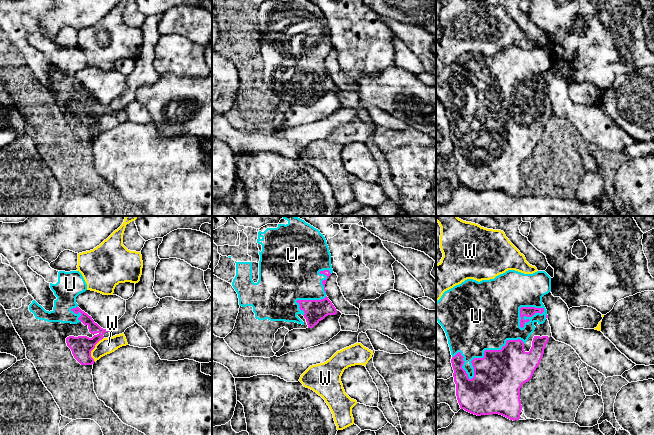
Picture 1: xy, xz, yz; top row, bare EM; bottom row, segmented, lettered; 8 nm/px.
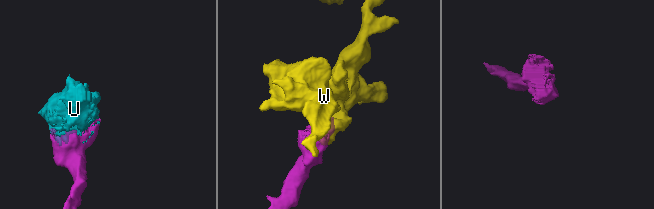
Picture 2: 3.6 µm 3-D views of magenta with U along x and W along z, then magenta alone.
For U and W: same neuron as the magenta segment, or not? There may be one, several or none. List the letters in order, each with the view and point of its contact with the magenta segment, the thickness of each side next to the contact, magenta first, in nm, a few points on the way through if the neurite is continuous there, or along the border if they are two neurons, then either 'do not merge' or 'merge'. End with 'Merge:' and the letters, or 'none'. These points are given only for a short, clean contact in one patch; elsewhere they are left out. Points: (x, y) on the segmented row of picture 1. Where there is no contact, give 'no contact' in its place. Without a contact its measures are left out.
U: contact yz (475, 358); calibres 400 and 420 nm; merge
W: contact xy (93, 348); calibres 170 and 130 nm; do not merge
Merge: U

